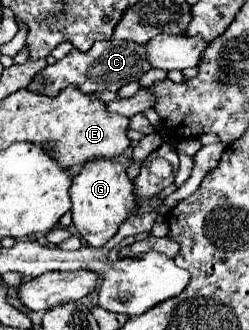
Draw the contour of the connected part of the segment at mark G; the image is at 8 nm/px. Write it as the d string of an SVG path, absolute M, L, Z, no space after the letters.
M94 159L94 161L88 161L80 169L80 173L74 175L72 185L70 185L70 195L72 195L72 209L70 211L72 211L72 221L74 221L76 231L86 239L88 245L102 247L110 237L116 235L120 223L136 209L132 189L134 189L134 183L128 179L126 169L116 159Z

